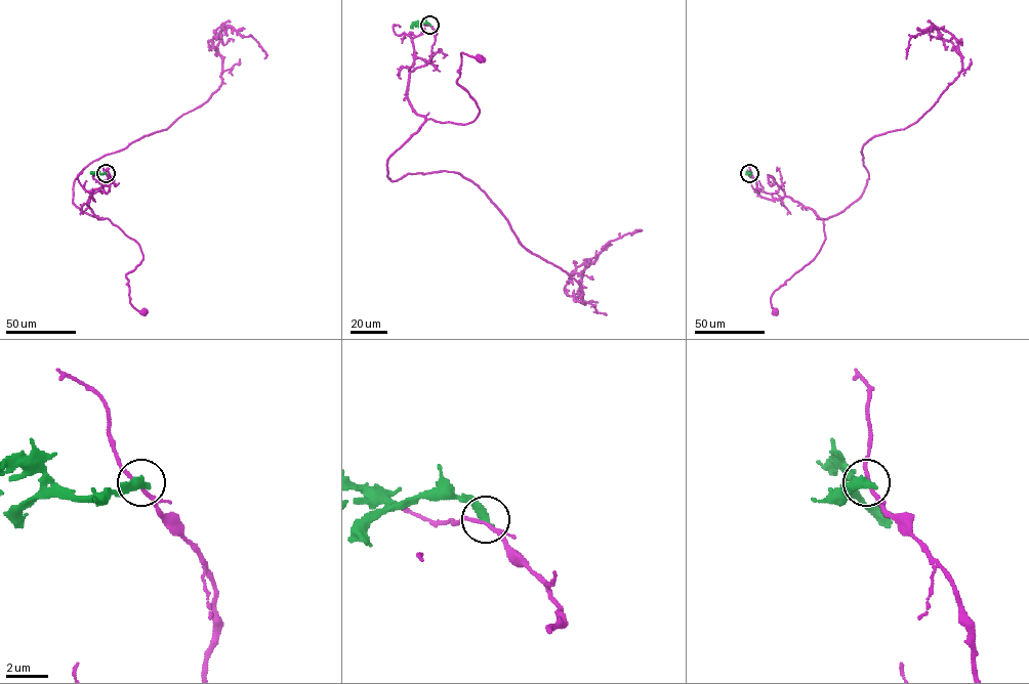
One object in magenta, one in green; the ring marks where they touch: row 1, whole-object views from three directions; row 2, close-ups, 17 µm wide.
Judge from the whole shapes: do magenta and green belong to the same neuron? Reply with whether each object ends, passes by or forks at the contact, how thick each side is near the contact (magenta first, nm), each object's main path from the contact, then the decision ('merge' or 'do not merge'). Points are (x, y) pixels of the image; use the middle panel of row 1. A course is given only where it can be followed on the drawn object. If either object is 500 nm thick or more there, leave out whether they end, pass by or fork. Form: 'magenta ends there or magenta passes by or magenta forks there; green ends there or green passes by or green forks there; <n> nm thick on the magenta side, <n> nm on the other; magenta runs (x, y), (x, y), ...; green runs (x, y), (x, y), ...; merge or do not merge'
170 nm thick on the magenta side, 500 nm on the other; magenta runs (429, 25), (431, 57), (409, 74), (416, 113), (472, 121), (479, 108), (457, 79), (462, 52), (482, 57); green runs (429, 25), (415, 22), (413, 28); do not merge

